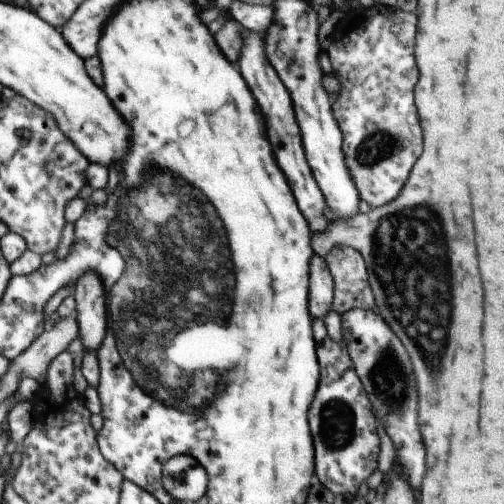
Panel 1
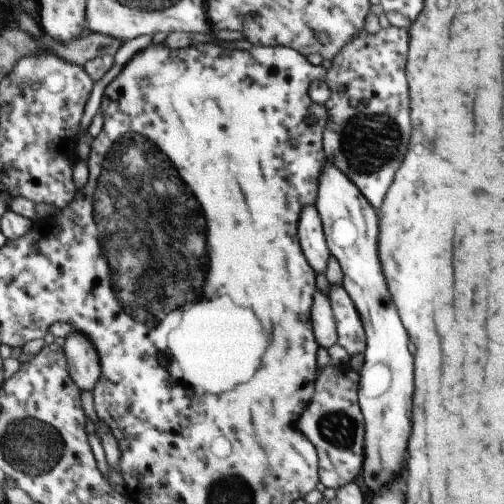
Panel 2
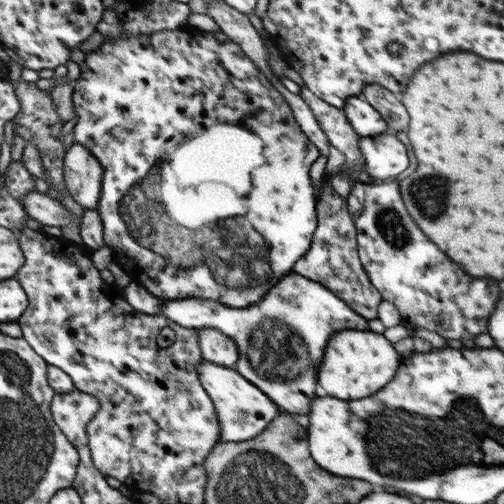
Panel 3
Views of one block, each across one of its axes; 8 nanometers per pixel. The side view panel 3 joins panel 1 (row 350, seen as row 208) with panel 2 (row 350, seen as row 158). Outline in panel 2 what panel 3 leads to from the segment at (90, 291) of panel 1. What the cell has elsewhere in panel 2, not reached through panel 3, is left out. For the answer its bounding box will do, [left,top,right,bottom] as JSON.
[65,332,101,390]

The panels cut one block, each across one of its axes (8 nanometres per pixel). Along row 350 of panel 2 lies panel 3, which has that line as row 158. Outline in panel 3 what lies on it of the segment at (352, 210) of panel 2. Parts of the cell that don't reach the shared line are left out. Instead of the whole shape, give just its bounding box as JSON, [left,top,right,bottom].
[359,134,409,184]

